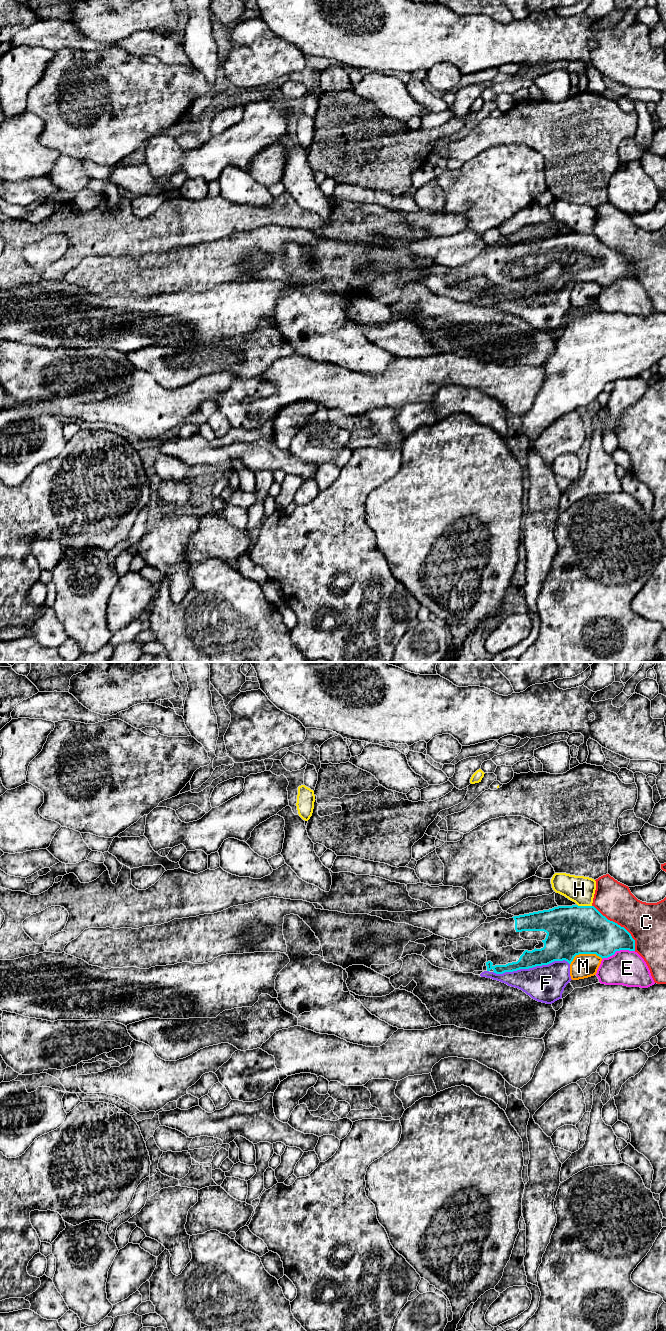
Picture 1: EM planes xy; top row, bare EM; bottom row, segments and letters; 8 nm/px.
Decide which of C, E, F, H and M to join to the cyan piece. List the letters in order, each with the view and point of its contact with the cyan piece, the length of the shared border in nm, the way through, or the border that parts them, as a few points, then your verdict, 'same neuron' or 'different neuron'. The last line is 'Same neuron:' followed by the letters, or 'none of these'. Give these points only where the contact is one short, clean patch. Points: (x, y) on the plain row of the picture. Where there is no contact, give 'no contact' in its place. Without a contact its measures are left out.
C: xy (619, 253) | 500 nm | different neuron
E: xy (618, 278) | 280 nm | different neuron
F: xy (531, 295) | 600 nm | same neuron
H: xy (584, 234) | 120 nm | different neuron
M: xy (584, 281) | 260 nm | different neuron
Same neuron: F

